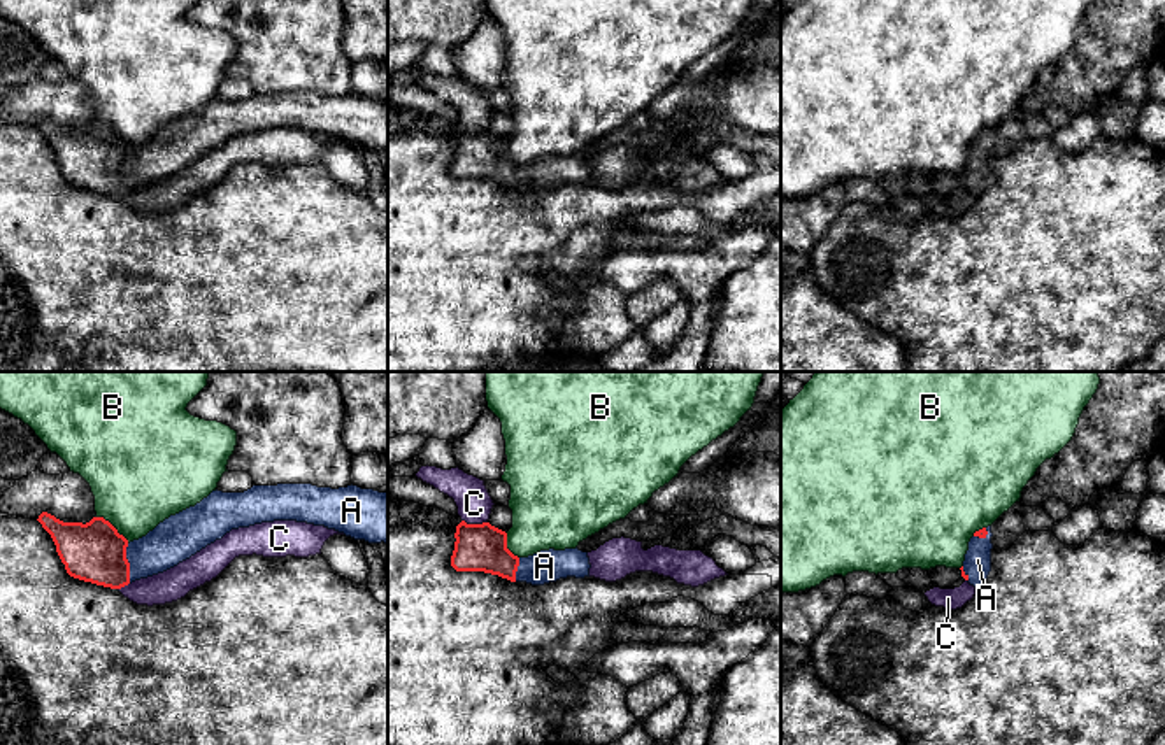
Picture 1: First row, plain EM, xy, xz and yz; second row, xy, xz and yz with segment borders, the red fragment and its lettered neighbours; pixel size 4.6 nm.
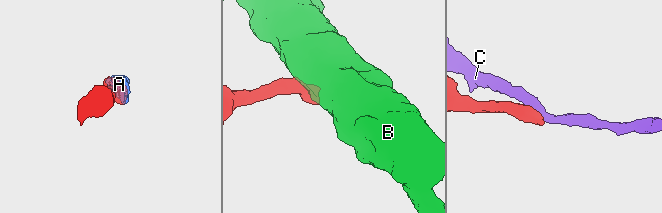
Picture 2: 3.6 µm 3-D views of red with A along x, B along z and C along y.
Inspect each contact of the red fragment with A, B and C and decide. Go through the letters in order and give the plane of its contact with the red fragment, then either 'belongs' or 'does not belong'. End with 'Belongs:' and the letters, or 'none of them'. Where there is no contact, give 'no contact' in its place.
A: xy | belongs
B: xy | does not belong
C: xz | does not belong
Belongs: A

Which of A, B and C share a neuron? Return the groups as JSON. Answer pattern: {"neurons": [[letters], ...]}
{"neurons": [["A"], ["B"], ["C"]]}

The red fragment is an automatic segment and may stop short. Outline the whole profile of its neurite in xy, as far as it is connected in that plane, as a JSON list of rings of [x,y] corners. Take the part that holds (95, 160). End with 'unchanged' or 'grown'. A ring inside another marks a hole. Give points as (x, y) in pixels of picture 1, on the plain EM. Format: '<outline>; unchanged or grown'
[[[312,91],[253,93],[244,100],[212,98],[195,114],[189,114],[160,130],[146,144],[128,149],[104,124],[89,130],[63,130],[42,119],[37,126],[51,142],[56,160],[70,184],[96,193],[121,196],[135,188],[163,181],[189,167],[207,153],[221,147],[226,140],[261,130],[297,128],[325,133],[368,151],[388,151],[388,100],[347,95],[318,95]]]; grown

